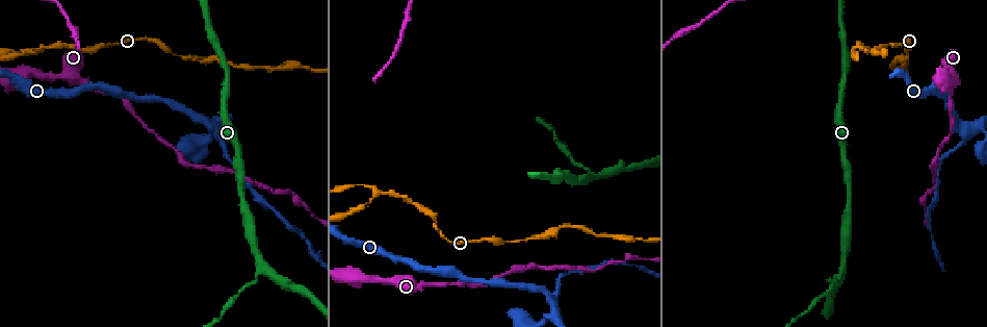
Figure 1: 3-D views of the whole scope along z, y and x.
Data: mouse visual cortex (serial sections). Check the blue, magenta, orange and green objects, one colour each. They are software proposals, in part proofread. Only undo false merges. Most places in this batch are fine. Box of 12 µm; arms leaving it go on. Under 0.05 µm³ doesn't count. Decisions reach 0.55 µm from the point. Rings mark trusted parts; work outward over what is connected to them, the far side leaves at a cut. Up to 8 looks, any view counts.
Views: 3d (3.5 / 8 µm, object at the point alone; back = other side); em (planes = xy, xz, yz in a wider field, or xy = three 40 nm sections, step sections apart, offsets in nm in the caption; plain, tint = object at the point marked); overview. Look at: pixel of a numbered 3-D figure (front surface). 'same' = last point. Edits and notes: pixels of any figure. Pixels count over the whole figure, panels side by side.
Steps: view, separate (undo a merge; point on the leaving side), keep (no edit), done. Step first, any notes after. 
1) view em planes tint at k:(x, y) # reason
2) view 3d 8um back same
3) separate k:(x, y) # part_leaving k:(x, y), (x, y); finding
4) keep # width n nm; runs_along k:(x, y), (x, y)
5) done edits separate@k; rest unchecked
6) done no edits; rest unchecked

view 3d 3.5um at 1:(290, 192) # a narrow waist

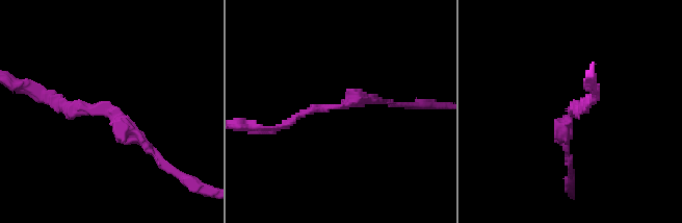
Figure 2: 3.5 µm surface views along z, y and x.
view em xy step 5 tint at 2:(104, 110)

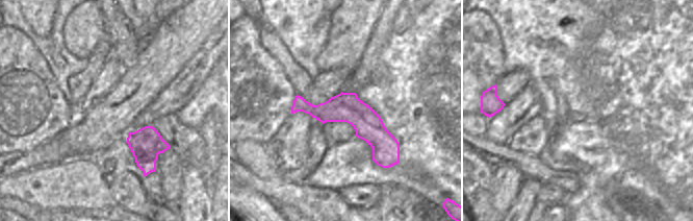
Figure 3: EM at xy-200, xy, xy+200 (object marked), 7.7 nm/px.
keep # runs_along 2:(44, 97), (108, 109), (156, 157); continuous, no second cell

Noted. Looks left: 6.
view 3d 8um at 1:(262, 263)

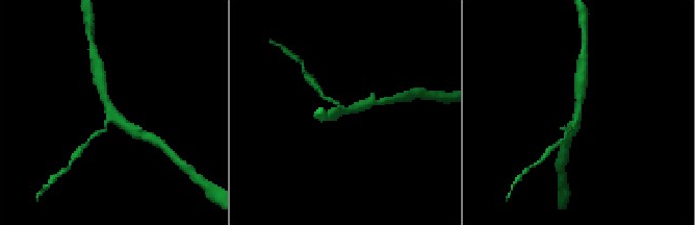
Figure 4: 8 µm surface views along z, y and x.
view em xy step 3 tint at 4:(578, 111) # arms 3; arm_widths 150, 300, 350 nm; shape alone is not enough

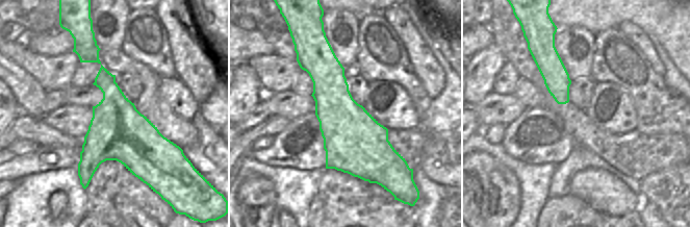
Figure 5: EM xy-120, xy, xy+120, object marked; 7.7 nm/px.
keep # runs_along 4:(100, 81), (109, 109), (131, 130); continuous, no second cell

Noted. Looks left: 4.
view 3d 3.5um at 1:(962, 133)

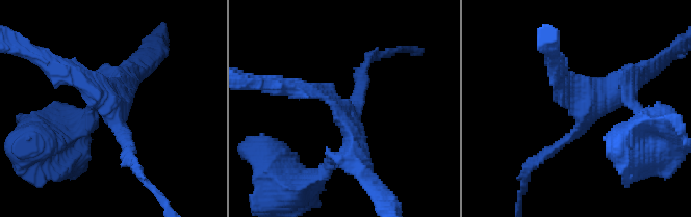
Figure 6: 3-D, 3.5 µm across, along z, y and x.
view em xy step 5 tint at 6:(113, 105) # need the tissue

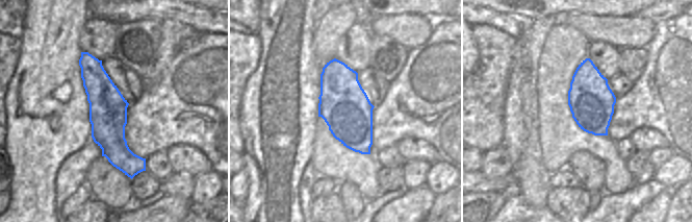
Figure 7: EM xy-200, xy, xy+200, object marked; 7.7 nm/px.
keep # runs_along 6:(297, 86), (344, 110), (354, 147), (332, 158); one cell here

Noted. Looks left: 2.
done no edits; rest unchecked

